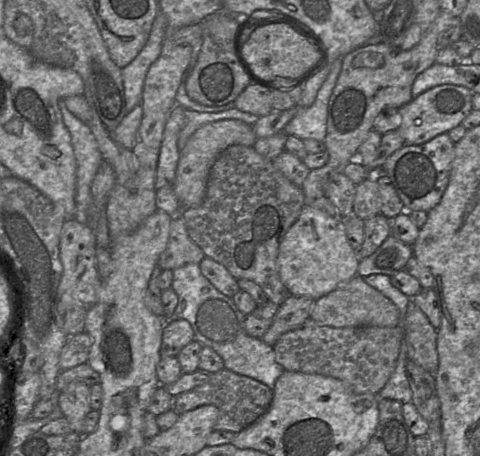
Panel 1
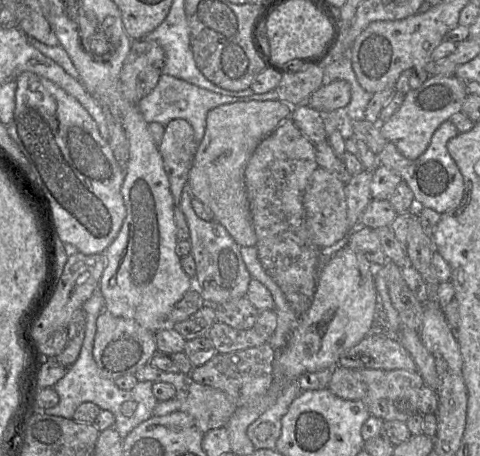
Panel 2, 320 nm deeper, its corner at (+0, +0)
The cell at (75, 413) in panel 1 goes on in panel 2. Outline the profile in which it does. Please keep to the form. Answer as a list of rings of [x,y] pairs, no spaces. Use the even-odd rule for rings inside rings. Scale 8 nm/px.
[[[104,309],[97,319],[97,331],[94,339],[93,358],[100,375],[116,380],[124,375],[135,373],[149,363],[157,352],[155,333],[132,319],[113,316]]]

